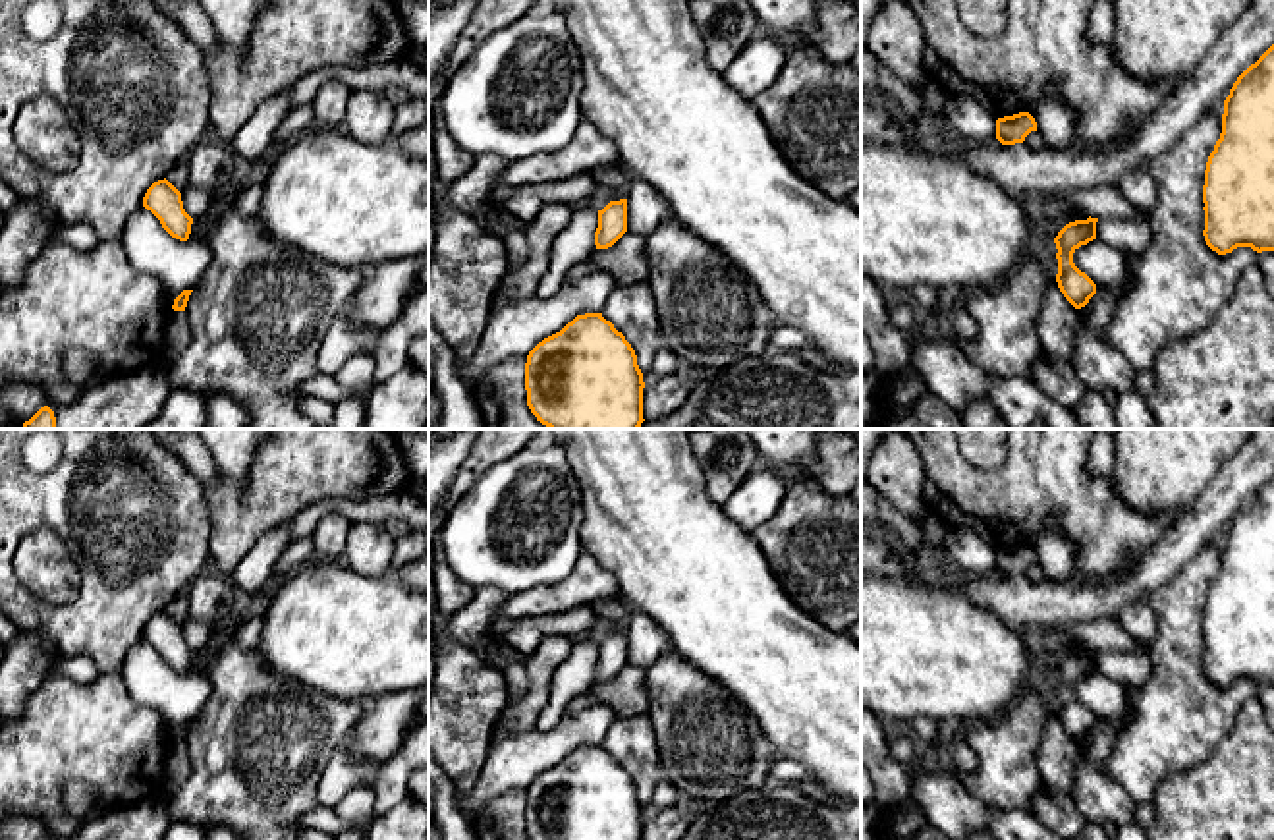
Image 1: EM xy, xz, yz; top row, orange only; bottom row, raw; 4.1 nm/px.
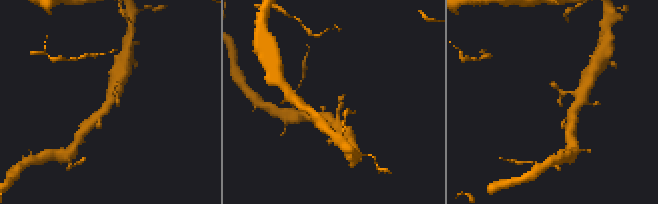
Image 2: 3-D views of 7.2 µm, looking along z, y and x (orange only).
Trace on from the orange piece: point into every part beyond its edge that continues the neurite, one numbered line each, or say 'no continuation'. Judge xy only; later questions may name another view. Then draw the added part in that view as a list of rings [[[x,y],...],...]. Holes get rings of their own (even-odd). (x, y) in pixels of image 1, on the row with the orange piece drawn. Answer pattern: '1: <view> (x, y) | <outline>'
no continuation

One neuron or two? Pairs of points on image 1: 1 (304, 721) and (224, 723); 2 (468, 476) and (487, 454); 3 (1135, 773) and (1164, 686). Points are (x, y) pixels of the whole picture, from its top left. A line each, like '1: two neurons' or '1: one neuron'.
1: one neuron
2: one neuron
3: one neuron

